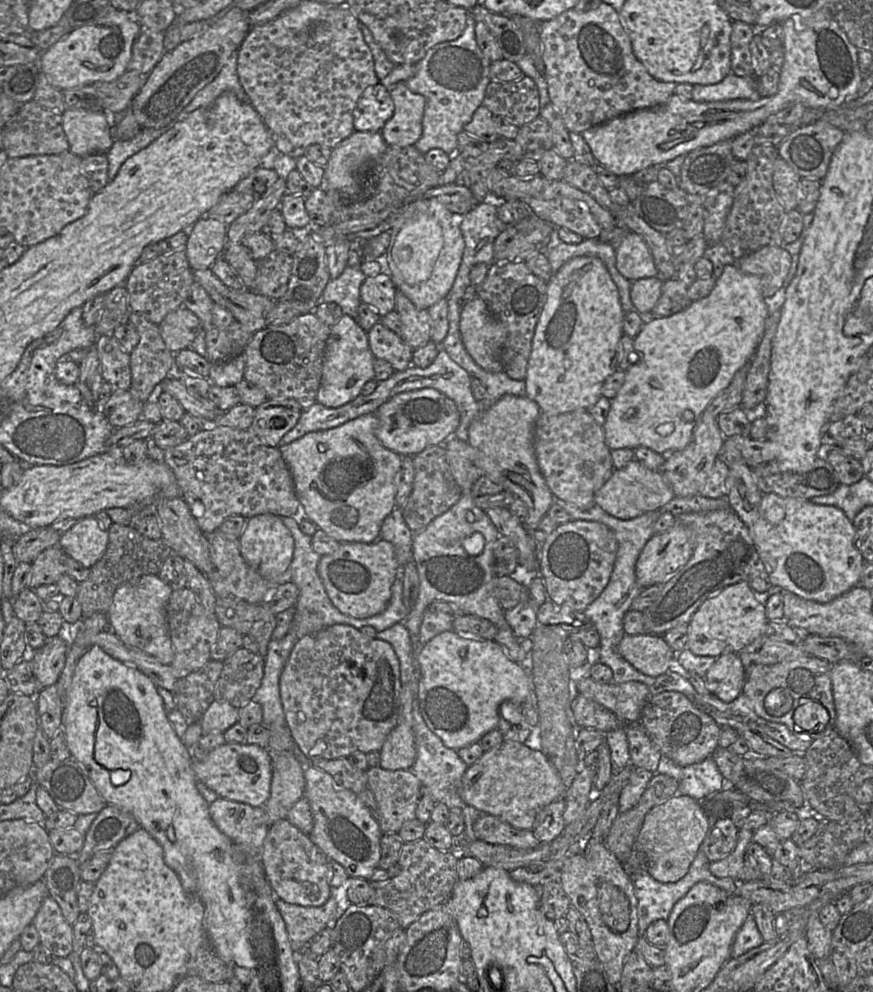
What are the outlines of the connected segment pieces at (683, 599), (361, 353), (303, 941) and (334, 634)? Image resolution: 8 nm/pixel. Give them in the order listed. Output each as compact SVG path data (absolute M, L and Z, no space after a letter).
M732 508L680 514L676 520L692 532L693 553L686 565L662 584L660 595L656 601L642 611L647 634L663 635L680 624L689 623L698 607L717 589L723 589L740 581L748 582L752 590L757 593L765 593L772 586L751 538L749 528Z
M343 314L341 319L330 327L316 401L328 408L337 408L354 400L361 394L363 386L375 377L374 358L367 332L361 328L357 320Z
M345 882L339 888L331 888L331 896L321 906L303 906L276 898L276 906L285 922L292 949L297 955L323 929L332 929L335 920L351 904L345 891Z
M335 624L302 637L293 647L280 677L286 725L309 761L347 758L351 753L380 751L400 713L400 662L390 643L370 638L350 625Z

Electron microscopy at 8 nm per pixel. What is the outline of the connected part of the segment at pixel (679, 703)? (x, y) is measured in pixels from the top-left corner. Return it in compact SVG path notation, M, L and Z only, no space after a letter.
M664 691L650 696L643 707L640 724L661 754L680 766L701 762L719 747L722 727L680 692Z

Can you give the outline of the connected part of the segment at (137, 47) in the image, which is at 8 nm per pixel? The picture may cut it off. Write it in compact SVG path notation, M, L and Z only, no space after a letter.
M141 27L133 43L127 70L149 74L165 53L164 32Z

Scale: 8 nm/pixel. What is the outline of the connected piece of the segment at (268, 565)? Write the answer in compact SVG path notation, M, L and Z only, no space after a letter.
M265 513L247 519L239 538L239 544L243 558L263 578L278 585L291 579L290 565L295 542L290 530L285 526L280 516Z

